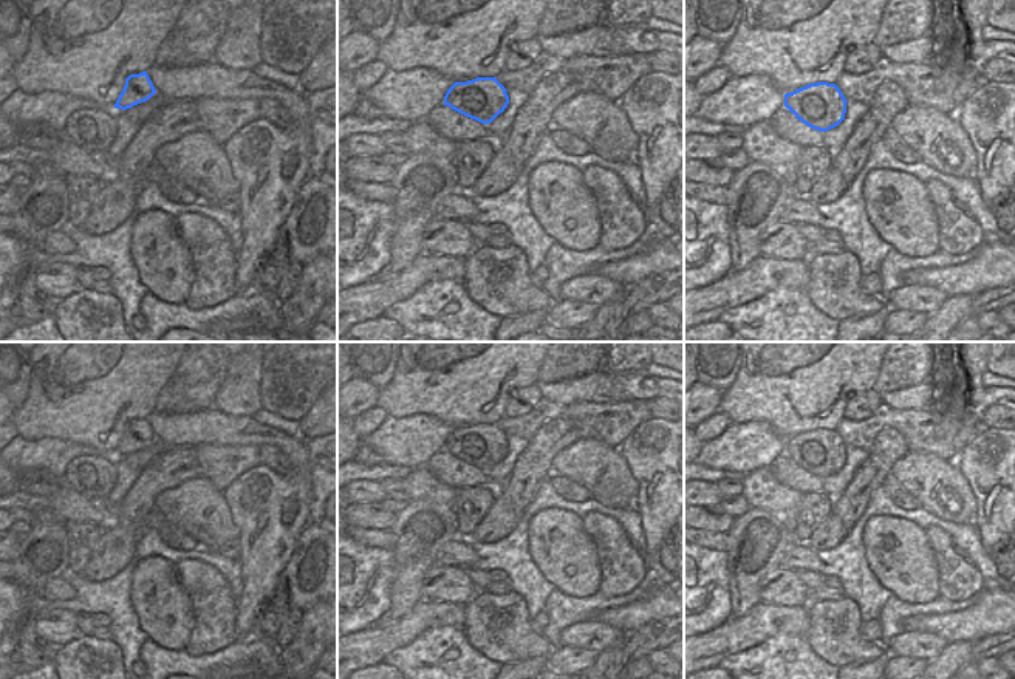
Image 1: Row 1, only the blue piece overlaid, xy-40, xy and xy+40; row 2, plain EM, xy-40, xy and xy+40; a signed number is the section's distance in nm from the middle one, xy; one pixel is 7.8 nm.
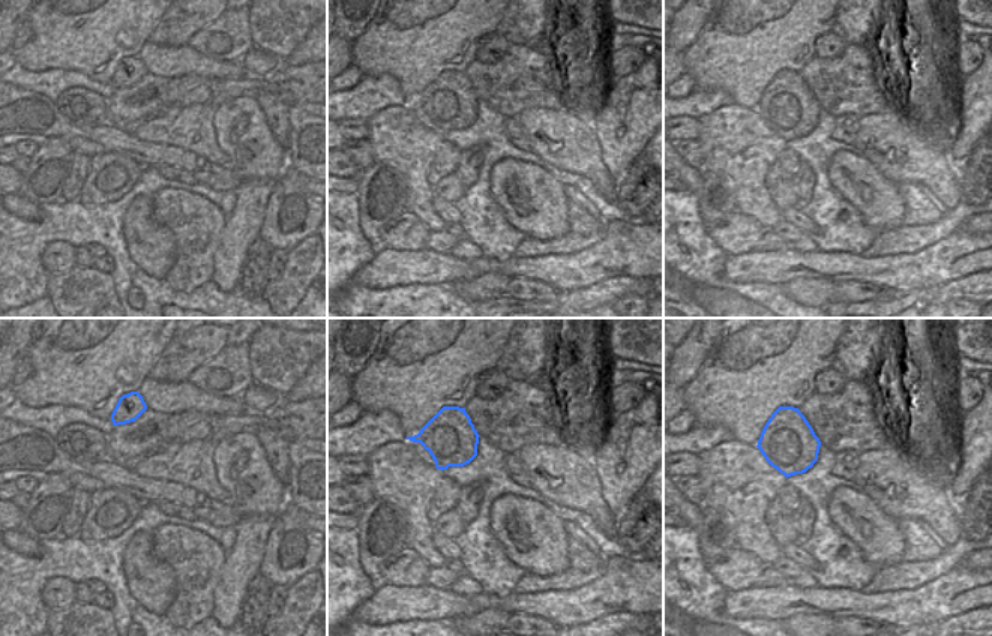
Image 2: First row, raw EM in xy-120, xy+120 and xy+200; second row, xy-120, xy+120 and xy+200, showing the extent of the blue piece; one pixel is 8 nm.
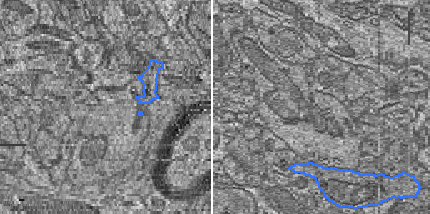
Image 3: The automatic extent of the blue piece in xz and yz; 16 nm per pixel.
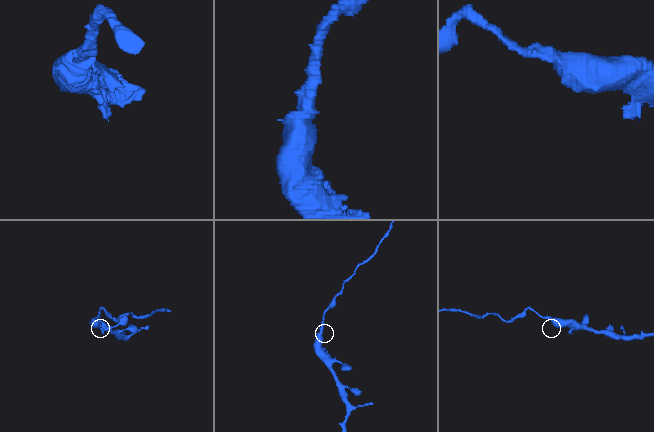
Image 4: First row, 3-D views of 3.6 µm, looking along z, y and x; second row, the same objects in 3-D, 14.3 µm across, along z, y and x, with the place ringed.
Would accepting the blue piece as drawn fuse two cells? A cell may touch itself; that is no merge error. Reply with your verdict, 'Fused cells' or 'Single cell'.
Fused cells.

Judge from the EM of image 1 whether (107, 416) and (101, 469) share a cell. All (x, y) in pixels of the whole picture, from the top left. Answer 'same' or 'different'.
different

